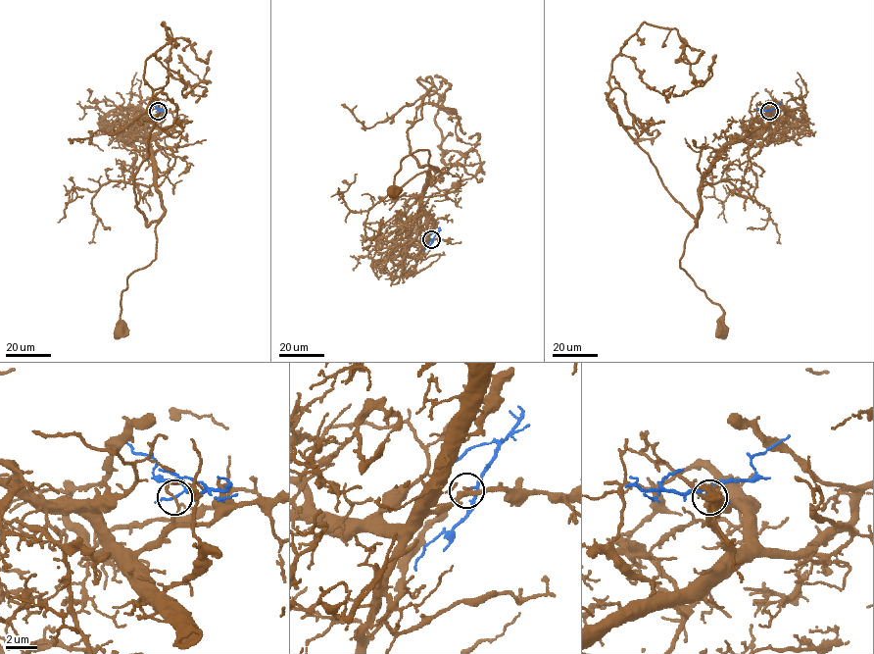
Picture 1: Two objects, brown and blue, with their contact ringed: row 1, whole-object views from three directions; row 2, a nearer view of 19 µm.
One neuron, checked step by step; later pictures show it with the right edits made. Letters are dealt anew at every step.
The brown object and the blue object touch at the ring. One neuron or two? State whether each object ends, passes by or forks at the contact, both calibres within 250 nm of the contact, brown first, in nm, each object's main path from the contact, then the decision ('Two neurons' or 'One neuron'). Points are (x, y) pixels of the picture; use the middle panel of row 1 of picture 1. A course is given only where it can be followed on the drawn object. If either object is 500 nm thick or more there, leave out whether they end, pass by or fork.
At the ring brown passes by. At the ring blue forks. Thickness 150 nm (brown) against 110 nm. Course of brown: (431, 239), (426, 241), (432, 221), (422, 192), (428, 171), (437, 171), (427, 150), (401, 161), (391, 195). Course of blue: (431, 239), (424, 251). Two neurons

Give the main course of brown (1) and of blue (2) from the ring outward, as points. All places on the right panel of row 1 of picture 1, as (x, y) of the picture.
1: (769, 111), (771, 120), (731, 141), (712, 165), (680, 260), (721, 308), (725, 331)
2: (769, 111), (781, 102)

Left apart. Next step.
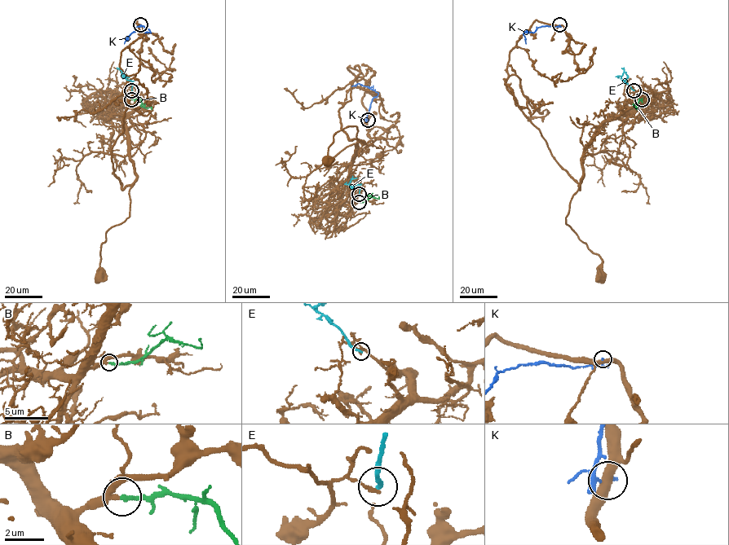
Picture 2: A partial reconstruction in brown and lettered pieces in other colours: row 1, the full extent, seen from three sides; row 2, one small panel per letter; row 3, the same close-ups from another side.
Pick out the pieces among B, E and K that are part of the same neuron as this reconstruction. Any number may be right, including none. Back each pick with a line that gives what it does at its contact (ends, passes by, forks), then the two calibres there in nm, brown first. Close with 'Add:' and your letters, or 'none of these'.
B: It ends there. Thickness 320 nm (brown) against 240 nm
Add: B

